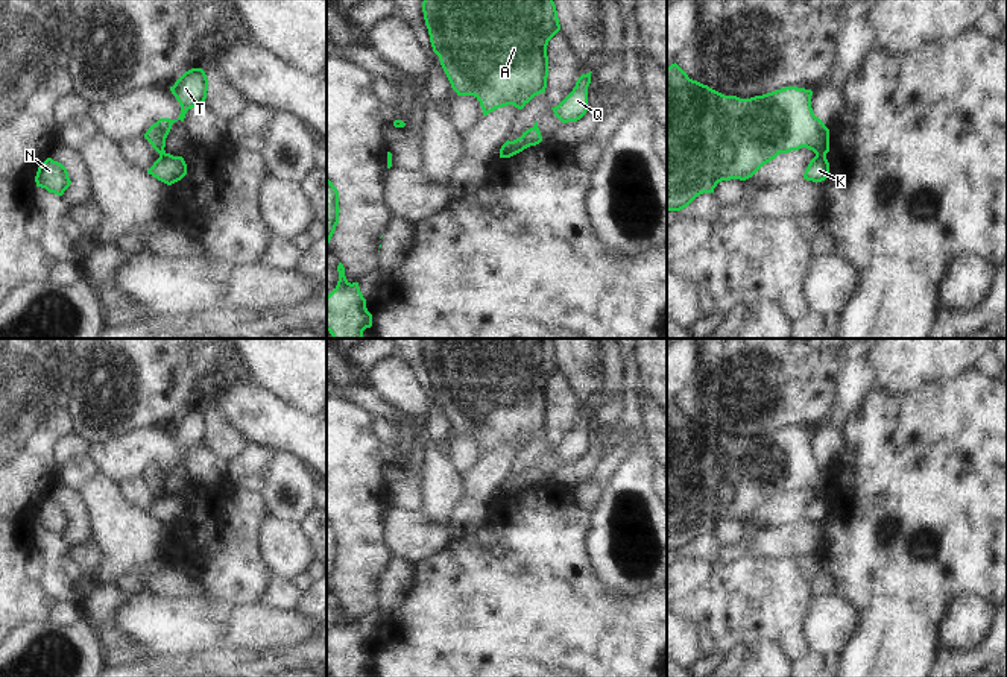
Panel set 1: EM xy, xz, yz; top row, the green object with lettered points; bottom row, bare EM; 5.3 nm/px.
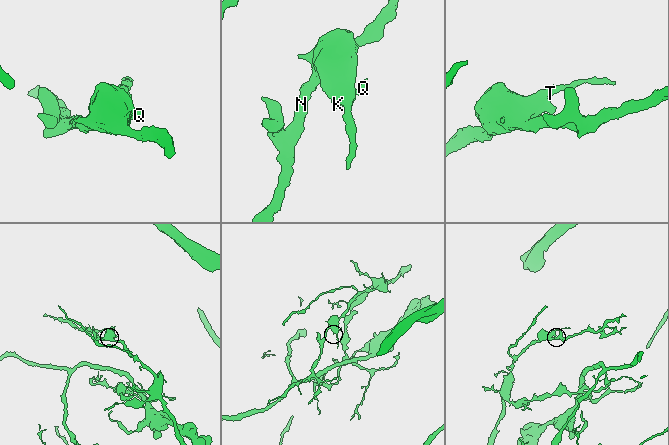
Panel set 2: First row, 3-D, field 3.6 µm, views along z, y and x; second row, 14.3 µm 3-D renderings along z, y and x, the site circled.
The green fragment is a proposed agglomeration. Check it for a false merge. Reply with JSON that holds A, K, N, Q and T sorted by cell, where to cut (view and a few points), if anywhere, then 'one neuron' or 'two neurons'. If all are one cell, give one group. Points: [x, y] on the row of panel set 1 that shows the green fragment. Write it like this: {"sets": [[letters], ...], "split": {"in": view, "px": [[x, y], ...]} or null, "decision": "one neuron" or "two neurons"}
{"sets": [["A", "N", "T"], ["K", "Q"]], "split": {"in": "yz", "px": [[816, 154], [825, 157]]}, "decision": "two neurons"}

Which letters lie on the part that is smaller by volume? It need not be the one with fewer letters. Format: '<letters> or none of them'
K, Q

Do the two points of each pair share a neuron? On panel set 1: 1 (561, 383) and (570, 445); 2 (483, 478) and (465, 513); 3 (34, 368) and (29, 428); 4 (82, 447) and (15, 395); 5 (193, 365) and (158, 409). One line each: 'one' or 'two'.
1: two
2: one
3: one
4: two
5: one

